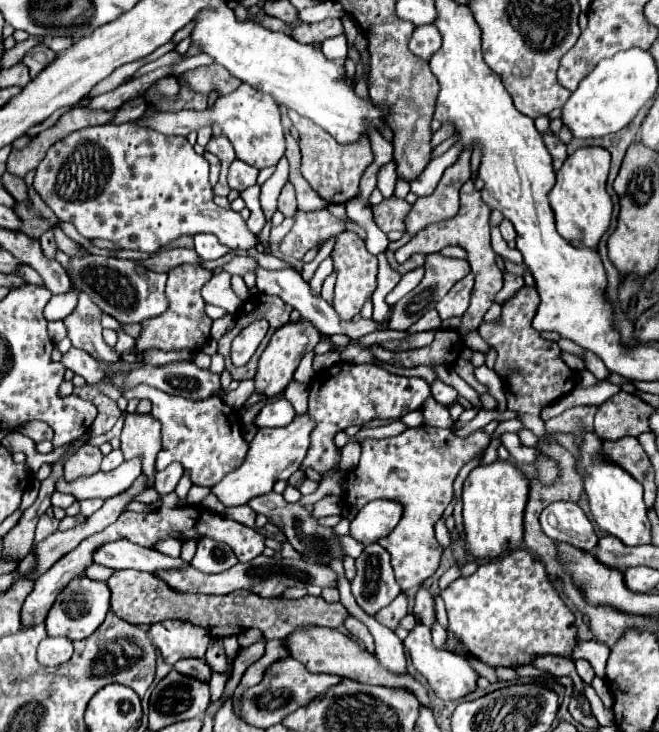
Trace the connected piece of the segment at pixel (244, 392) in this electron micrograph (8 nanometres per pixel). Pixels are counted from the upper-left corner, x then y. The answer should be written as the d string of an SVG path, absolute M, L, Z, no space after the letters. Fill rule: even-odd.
M253 379L244 380L235 391L227 391L223 401L227 405L231 405L231 409L241 409L245 405L245 401L253 395L253 389L255 389L253 387Z

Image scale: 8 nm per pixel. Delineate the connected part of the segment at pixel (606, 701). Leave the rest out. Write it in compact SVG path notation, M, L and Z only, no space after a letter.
M595 677L591 685L593 685L593 689L597 691L597 695L599 695L599 699L603 701L603 705L605 705L607 709L611 709L611 707L613 707L613 693L611 693L611 689L609 689L607 681L603 681L603 679Z

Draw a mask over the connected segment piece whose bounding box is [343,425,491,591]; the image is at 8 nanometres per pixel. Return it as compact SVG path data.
M429 425L405 429L401 435L389 439L361 441L361 461L355 469L345 473L343 501L355 509L367 505L369 499L391 499L403 505L403 517L397 527L389 537L377 541L391 553L395 579L403 591L423 583L437 571L443 549L435 539L433 527L451 503L451 487L459 469L483 455L489 443L491 435L483 429L459 437L453 429L437 429Z

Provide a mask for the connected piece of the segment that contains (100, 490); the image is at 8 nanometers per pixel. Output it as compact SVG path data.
M133 457L131 461L123 461L117 469L113 471L99 471L91 477L81 477L79 481L67 483L63 477L57 481L57 491L61 493L71 493L79 501L99 497L107 499L117 493L123 493L125 489L131 487L131 483L141 475L141 457Z

